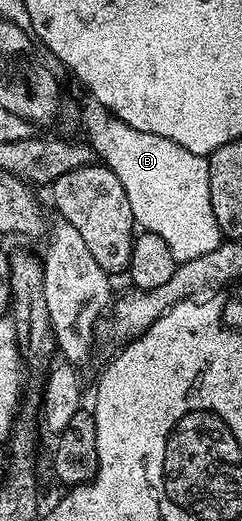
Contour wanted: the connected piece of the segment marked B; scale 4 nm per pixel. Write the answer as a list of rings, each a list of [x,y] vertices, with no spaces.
[[[88,97],[85,100],[84,108],[80,111],[80,119],[84,122],[85,133],[88,134],[85,135],[86,141],[96,151],[97,160],[103,166],[109,167],[114,173],[114,177],[118,177],[118,181],[122,181],[122,189],[126,189],[126,201],[130,201],[130,213],[135,226],[150,233],[158,233],[158,237],[162,237],[162,241],[166,241],[166,246],[170,248],[170,253],[174,253],[177,264],[194,261],[194,257],[206,257],[206,253],[214,253],[214,249],[220,247],[222,236],[218,229],[218,221],[214,217],[214,209],[210,205],[210,175],[207,158],[198,153],[190,153],[190,149],[182,149],[182,145],[178,145],[166,137],[158,137],[154,133],[142,133],[142,129],[134,129],[134,125],[126,125],[126,121],[122,121],[116,115],[110,114],[96,99]]]

